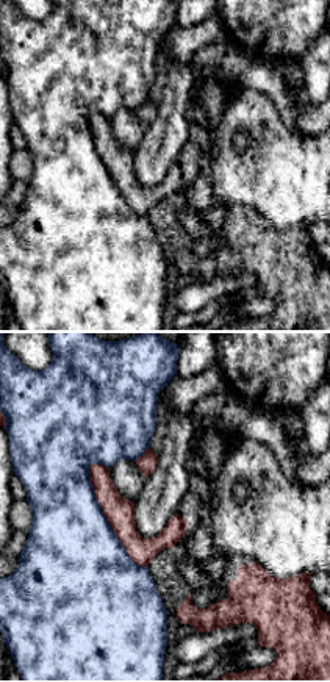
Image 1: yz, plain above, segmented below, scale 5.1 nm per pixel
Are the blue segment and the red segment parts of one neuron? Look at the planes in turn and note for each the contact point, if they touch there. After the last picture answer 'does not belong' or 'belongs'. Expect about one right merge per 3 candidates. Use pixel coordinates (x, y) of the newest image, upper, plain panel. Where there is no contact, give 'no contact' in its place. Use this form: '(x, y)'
(107, 169)

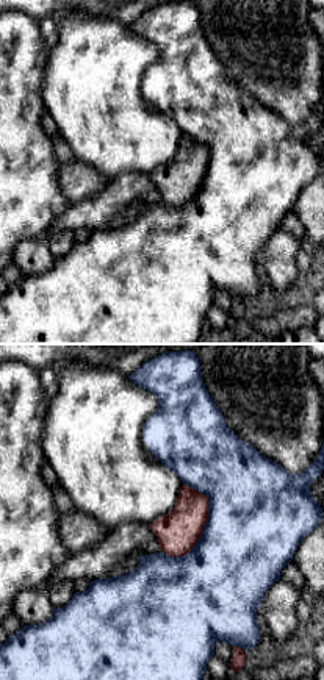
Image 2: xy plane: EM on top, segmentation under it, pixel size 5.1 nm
(201, 186)

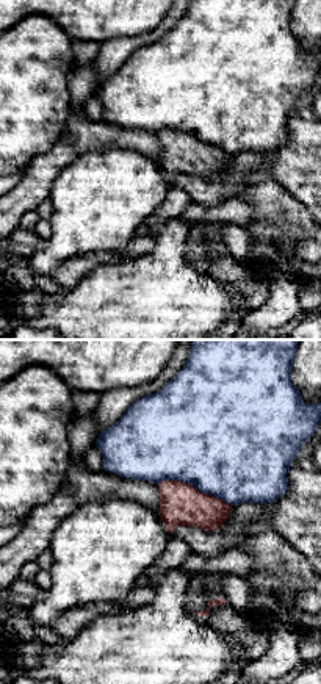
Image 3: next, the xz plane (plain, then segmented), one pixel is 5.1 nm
(194, 136)

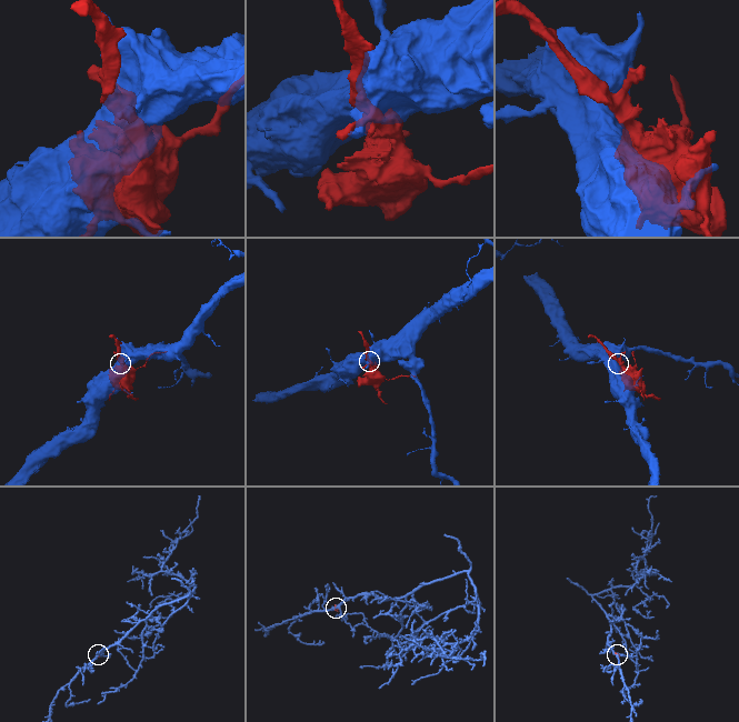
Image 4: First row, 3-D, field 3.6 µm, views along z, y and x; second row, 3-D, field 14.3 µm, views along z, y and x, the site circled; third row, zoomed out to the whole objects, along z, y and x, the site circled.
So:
does not belong

